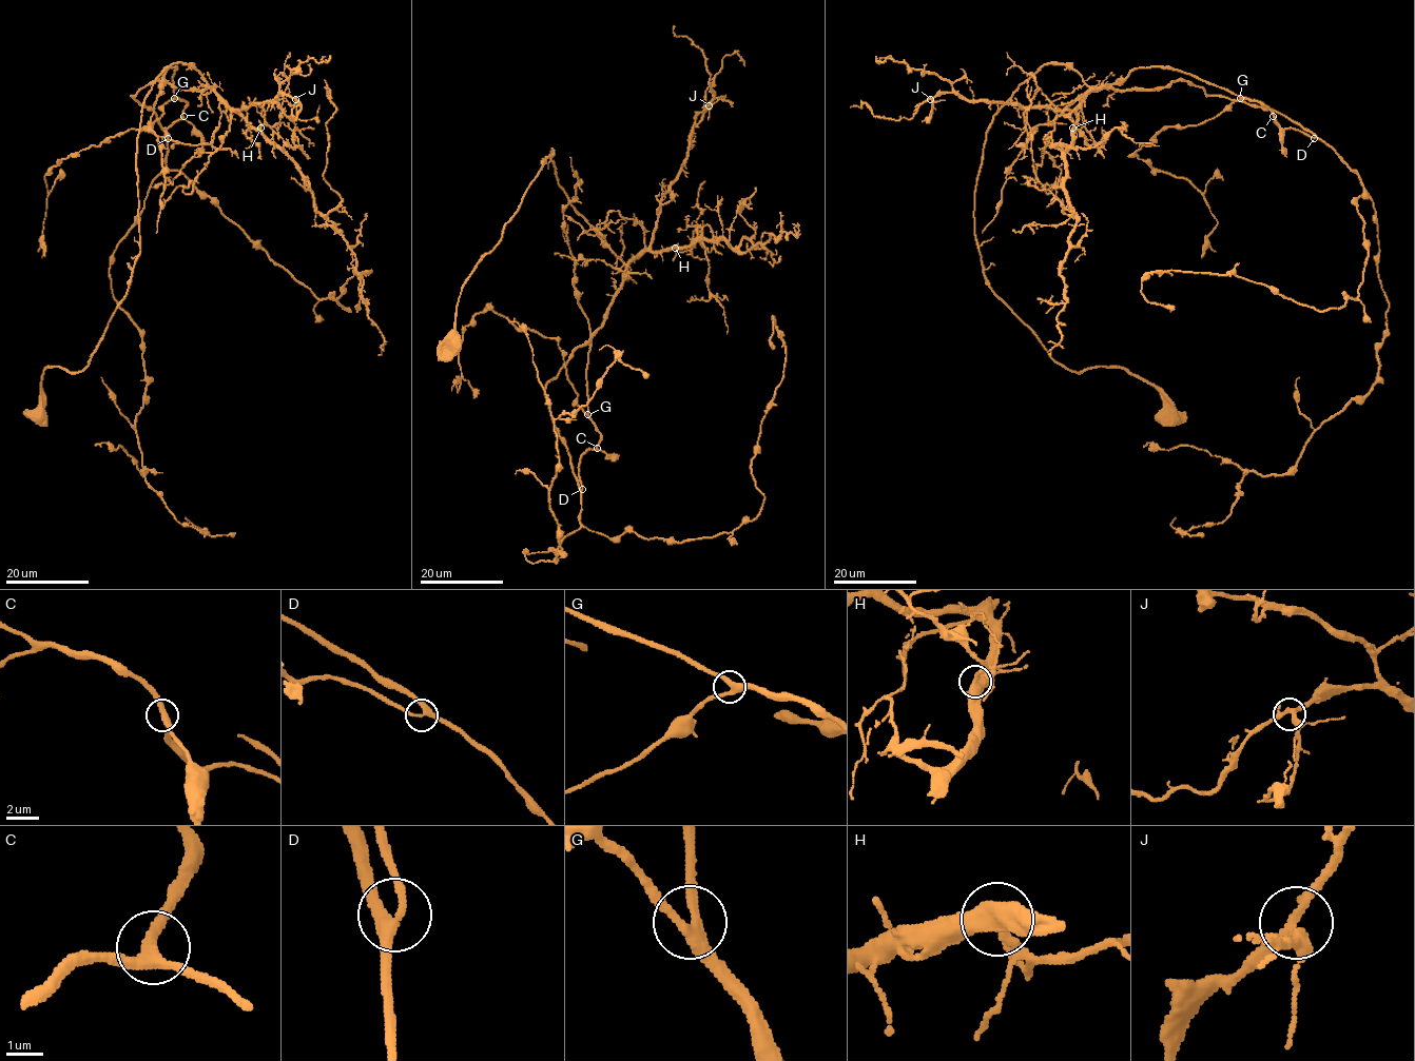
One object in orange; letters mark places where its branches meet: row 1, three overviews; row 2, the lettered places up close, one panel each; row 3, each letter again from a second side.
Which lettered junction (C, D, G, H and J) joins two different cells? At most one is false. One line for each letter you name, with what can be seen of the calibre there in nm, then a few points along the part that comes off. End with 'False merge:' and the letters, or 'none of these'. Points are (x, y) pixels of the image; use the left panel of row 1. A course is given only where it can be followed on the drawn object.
False merge: none of these

